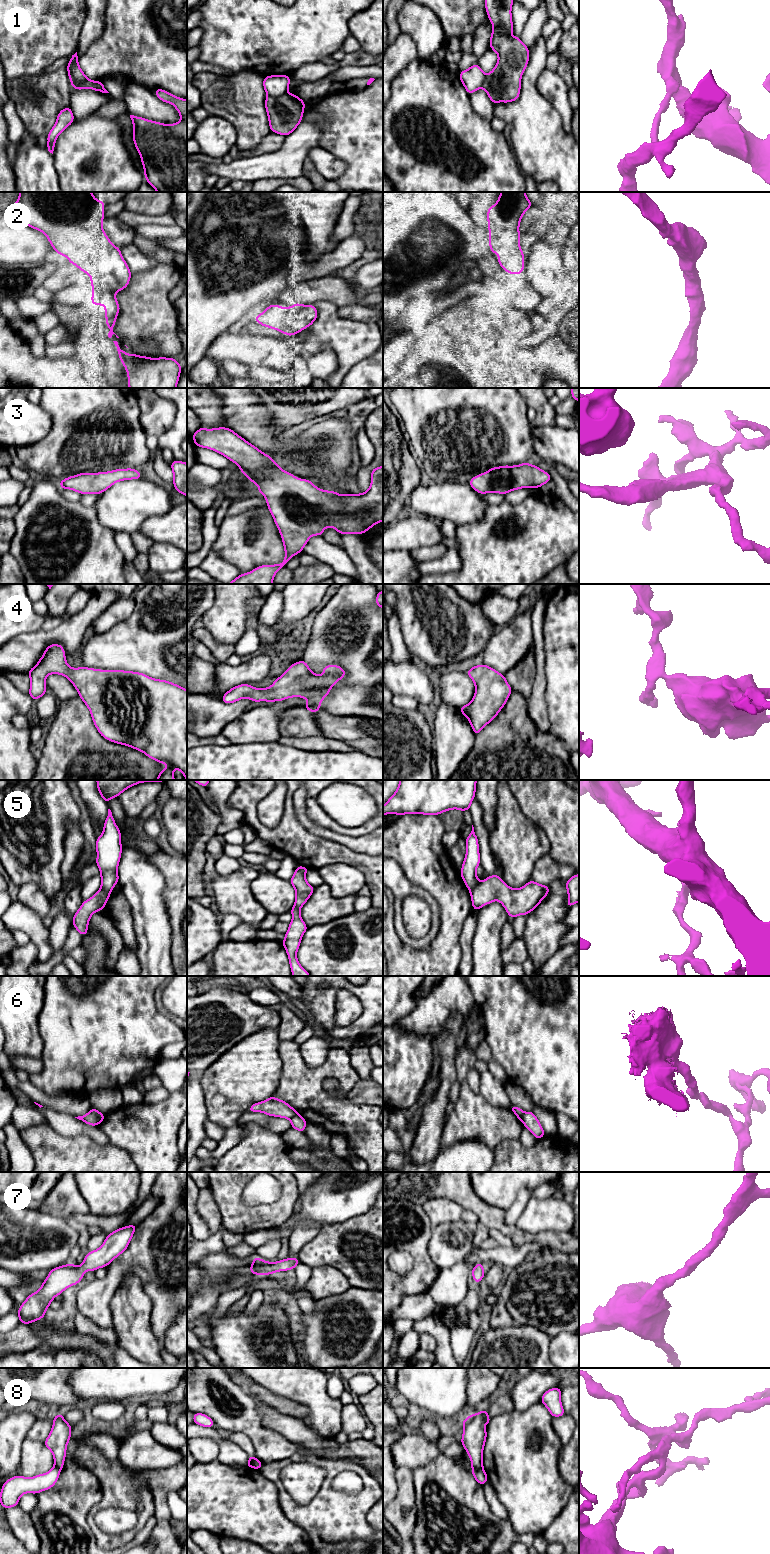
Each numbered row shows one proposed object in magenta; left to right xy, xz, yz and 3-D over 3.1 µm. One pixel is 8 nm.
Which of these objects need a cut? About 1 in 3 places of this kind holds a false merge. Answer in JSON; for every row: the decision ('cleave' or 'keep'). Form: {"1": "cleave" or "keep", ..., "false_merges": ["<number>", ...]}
{"1": "cleave", "2": "keep", "3": "keep", "4": "keep", "5": "cleave", "6": "cleave", "7": "keep", "8": "cleave", "false_merges": ["1", "5", "6", "8"]}

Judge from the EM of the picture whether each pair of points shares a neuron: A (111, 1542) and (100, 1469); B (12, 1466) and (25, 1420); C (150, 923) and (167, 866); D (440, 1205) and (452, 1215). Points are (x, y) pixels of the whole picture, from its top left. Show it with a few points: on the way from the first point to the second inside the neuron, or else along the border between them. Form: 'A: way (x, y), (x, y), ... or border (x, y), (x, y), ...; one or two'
A: way (93, 1527), (91, 1514), (107, 1498), (107, 1488); one
B: way (12, 1455), (12, 1433), (14, 1431); one
C: border (148, 860), (159, 870), (163, 877), (164, 901); two
D: way (443, 1208), (449, 1212); one

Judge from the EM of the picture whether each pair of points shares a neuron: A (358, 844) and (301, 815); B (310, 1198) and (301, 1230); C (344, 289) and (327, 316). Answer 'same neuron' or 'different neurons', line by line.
A: same neuron
B: different neurons
C: different neurons

